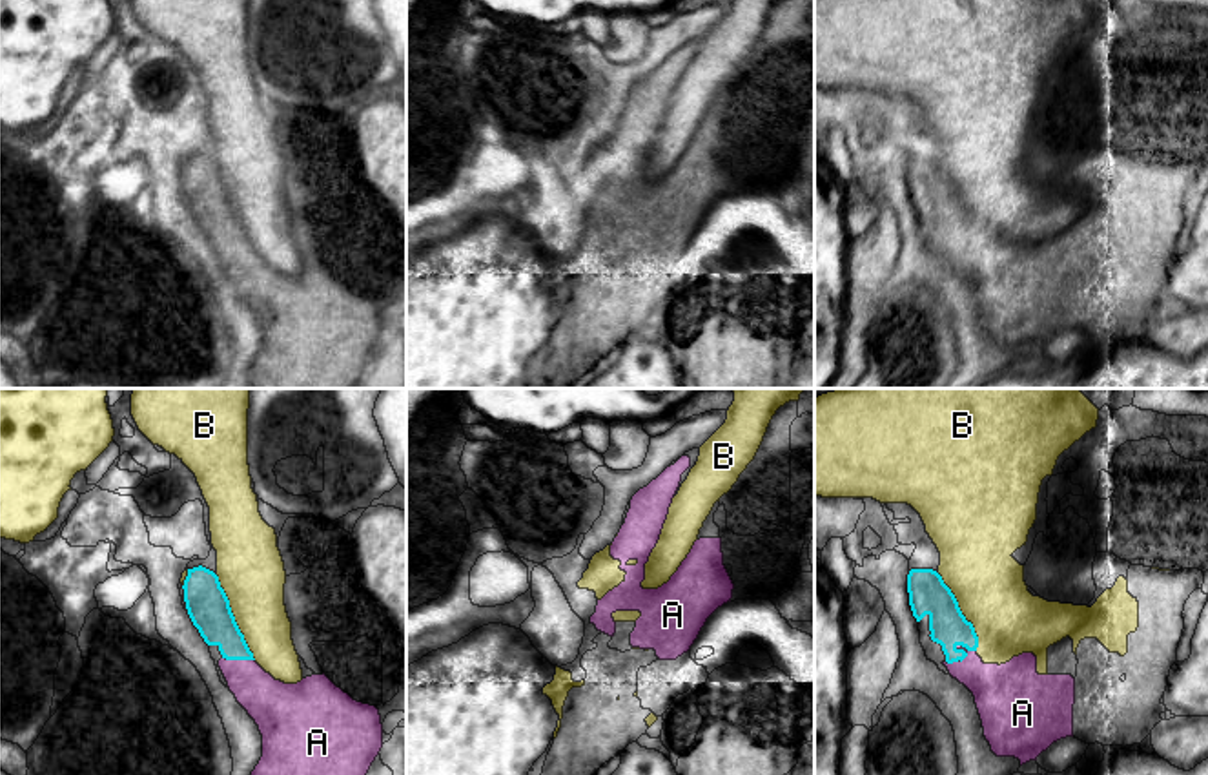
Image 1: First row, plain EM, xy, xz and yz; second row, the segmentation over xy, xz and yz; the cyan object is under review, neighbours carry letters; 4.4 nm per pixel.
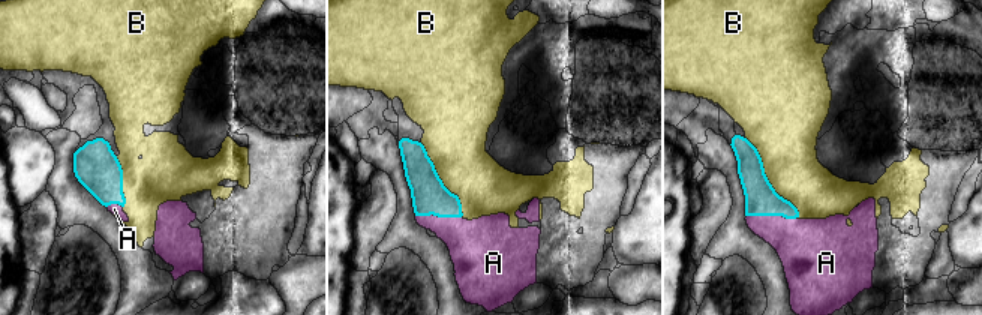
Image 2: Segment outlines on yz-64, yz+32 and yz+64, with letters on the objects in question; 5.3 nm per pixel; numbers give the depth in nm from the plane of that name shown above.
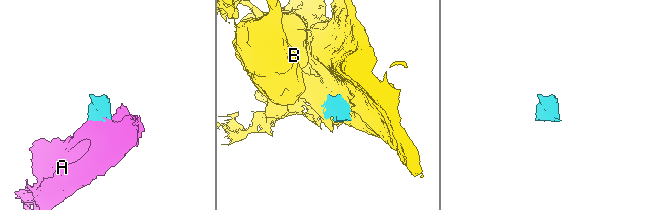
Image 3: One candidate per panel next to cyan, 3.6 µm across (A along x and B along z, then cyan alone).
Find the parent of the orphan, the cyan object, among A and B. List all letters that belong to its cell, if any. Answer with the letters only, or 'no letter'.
A

